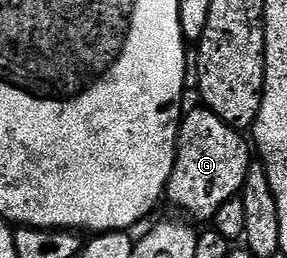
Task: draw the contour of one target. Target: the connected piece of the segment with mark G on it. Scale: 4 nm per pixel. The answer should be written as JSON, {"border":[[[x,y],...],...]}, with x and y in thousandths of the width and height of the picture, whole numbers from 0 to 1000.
{"border":[[[721,419],[672,426],[641,446],[631,461],[631,504],[617,516],[617,616],[610,651],[596,667],[596,698],[582,740],[582,783],[603,798],[620,798],[631,814],[648,814],[672,845],[714,845],[735,853],[791,775],[829,764],[840,733],[854,725],[861,667],[875,624],[875,566],[847,539],[843,508],[808,504],[749,434]]]}

